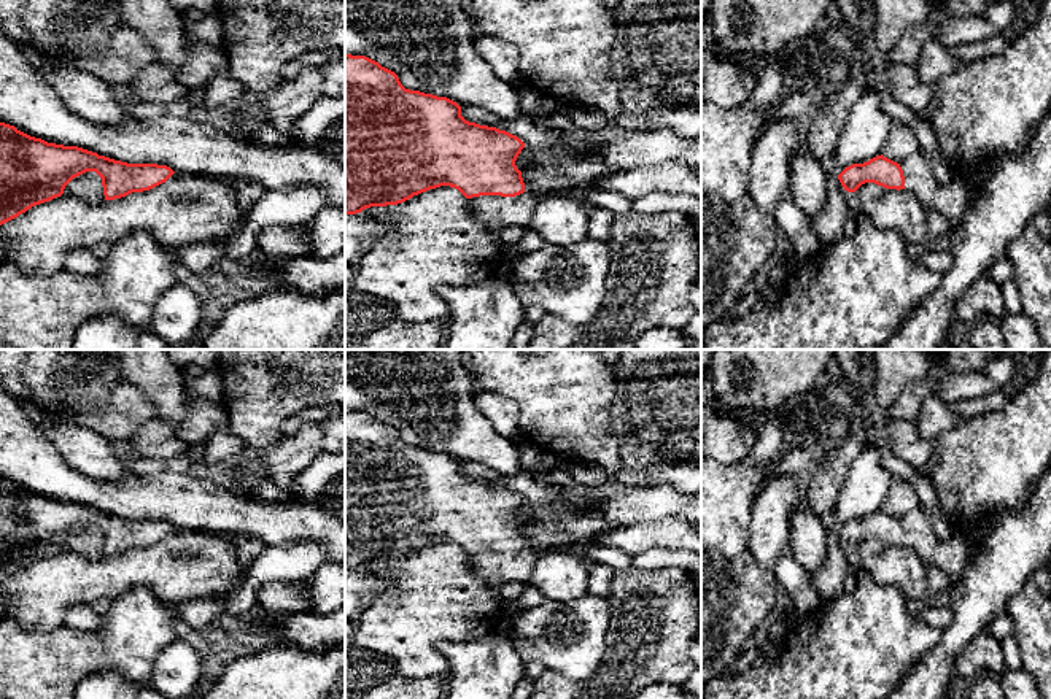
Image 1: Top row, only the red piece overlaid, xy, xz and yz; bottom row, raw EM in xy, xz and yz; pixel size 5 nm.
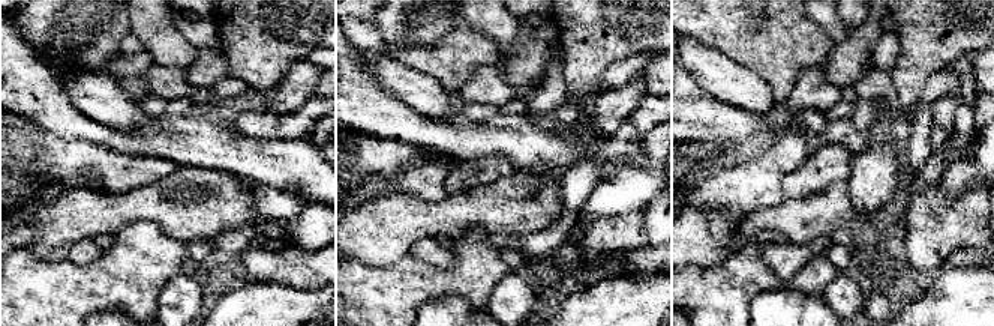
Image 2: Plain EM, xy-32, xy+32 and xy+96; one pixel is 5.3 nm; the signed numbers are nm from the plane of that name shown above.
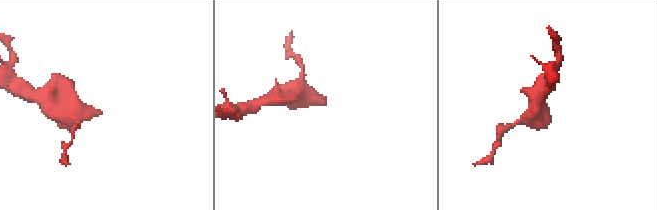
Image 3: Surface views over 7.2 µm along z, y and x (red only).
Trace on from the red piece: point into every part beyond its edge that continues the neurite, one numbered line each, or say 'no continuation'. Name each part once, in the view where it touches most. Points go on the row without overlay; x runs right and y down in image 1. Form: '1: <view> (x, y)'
1: xz (495, 567)

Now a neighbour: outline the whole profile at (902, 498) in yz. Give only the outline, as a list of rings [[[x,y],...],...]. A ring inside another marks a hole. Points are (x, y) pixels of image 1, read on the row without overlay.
[[[892,477],[890,491],[882,504],[882,512],[902,519],[919,505],[921,500],[913,483],[900,477]]]

